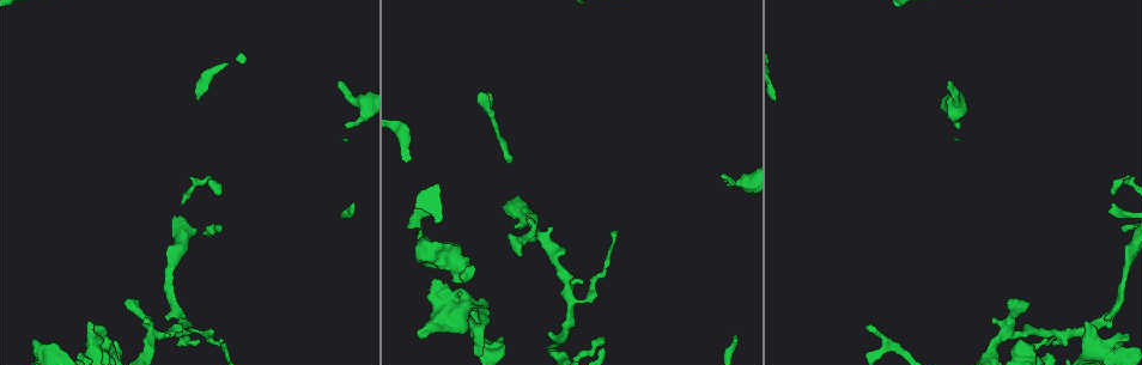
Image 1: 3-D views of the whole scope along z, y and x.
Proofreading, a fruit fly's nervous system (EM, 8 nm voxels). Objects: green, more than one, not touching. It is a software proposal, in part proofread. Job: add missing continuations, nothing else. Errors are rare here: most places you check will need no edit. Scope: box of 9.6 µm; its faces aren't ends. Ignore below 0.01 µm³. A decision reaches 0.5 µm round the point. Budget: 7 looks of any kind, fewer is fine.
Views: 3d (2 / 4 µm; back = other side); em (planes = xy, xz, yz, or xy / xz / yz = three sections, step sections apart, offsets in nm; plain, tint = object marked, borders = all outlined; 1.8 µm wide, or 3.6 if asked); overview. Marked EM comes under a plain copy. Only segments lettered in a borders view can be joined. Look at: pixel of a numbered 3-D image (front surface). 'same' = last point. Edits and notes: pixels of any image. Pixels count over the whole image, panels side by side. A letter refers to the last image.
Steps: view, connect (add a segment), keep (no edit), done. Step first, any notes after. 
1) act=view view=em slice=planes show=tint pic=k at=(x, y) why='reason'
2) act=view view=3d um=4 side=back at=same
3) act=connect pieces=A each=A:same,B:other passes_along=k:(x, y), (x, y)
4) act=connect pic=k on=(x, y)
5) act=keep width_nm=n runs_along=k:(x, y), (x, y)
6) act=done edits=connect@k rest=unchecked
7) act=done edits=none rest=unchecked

act=view view=em slice=planes show=borders pic=1 at=(947, 82) why='an open end'

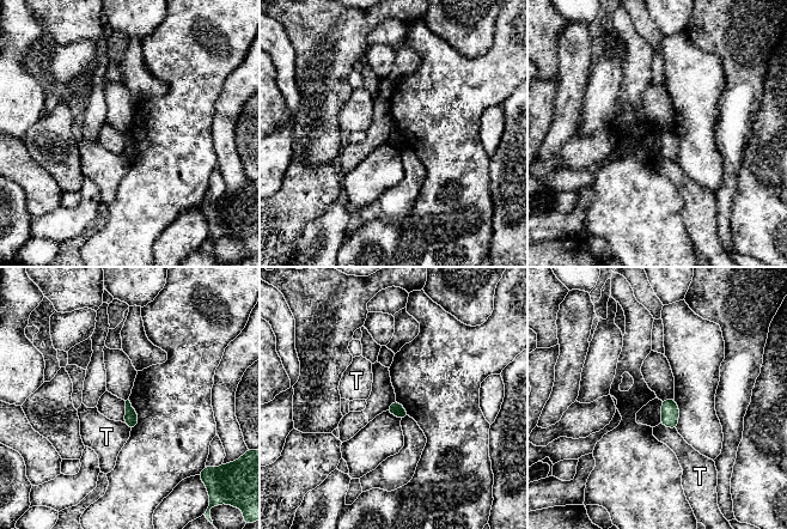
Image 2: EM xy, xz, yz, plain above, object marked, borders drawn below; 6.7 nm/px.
act=keep longest_contact=T:130nm each=T:other found='no lettered segment goes on from it'

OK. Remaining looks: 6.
act=view view=3d um=2 side=back pic=1 at=(1029, 305) why='an open end'

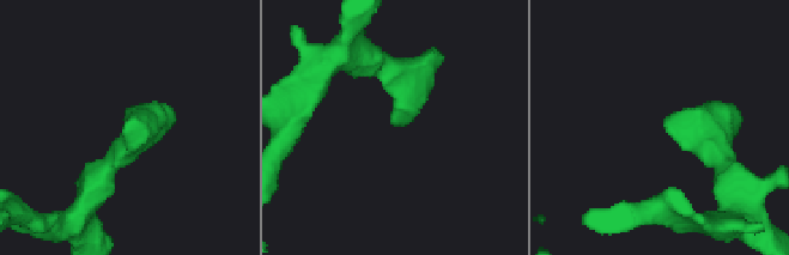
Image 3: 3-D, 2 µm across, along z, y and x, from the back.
act=view view=em slice=xz step=8 show=borders pic=3 at=(127, 118)

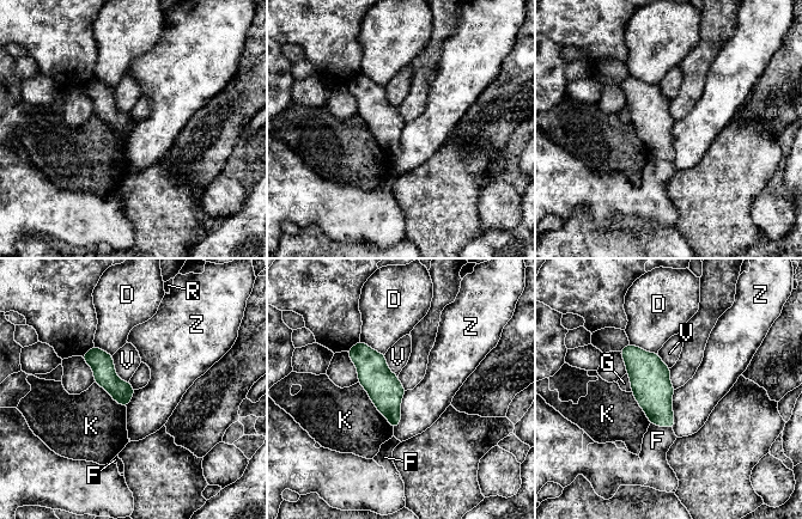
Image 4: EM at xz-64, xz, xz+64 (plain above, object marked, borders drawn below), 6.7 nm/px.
act=keep each=D:other,F:other,G:other,K:other,R:other,V:other,Z:other border=4:(407, 390), (400, 423), (394, 429) found='none of them fits'

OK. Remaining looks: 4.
act=view view=em slice=planes show=tint pic=1 at=(1084, 321) why='an open end'

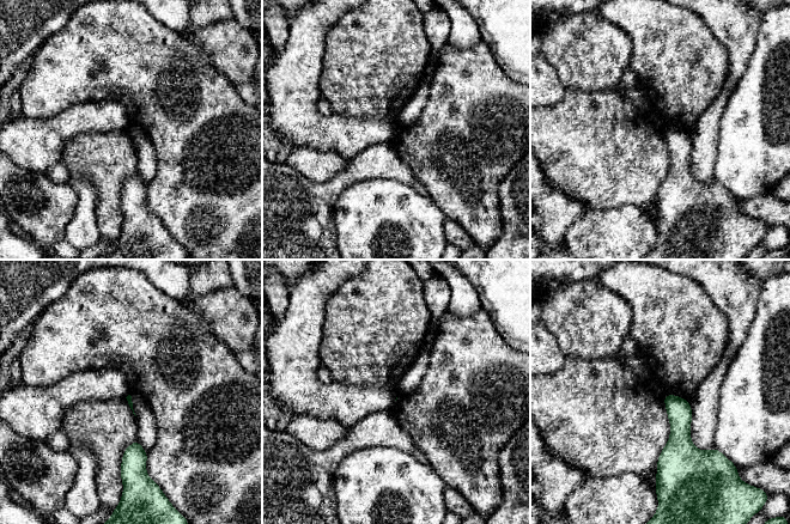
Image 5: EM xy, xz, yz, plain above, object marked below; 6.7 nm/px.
act=view view=em slice=planes show=borders at=same why='what lies round it'

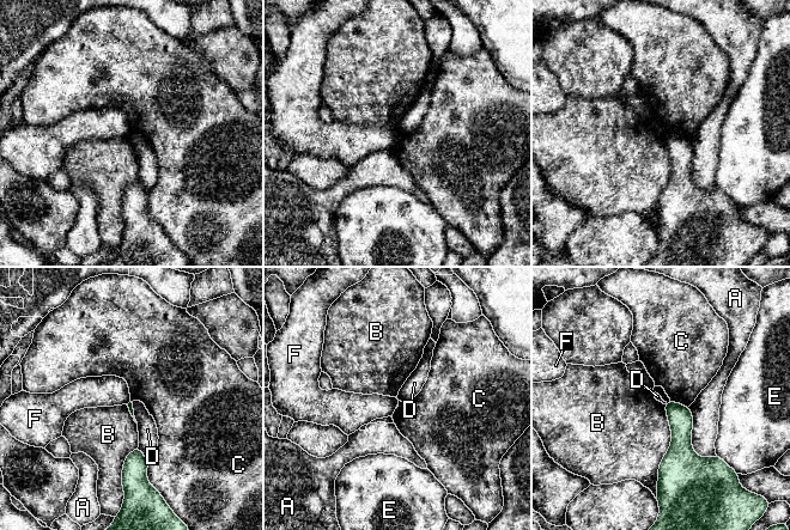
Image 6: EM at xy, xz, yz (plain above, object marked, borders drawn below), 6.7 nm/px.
act=keep each=A:other,B:other,C:other,D:other,E:other,F:other border=6:(669, 400), (666, 402) found='none of them fits'

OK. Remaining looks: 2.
act=done edits=none rest=unchecked

